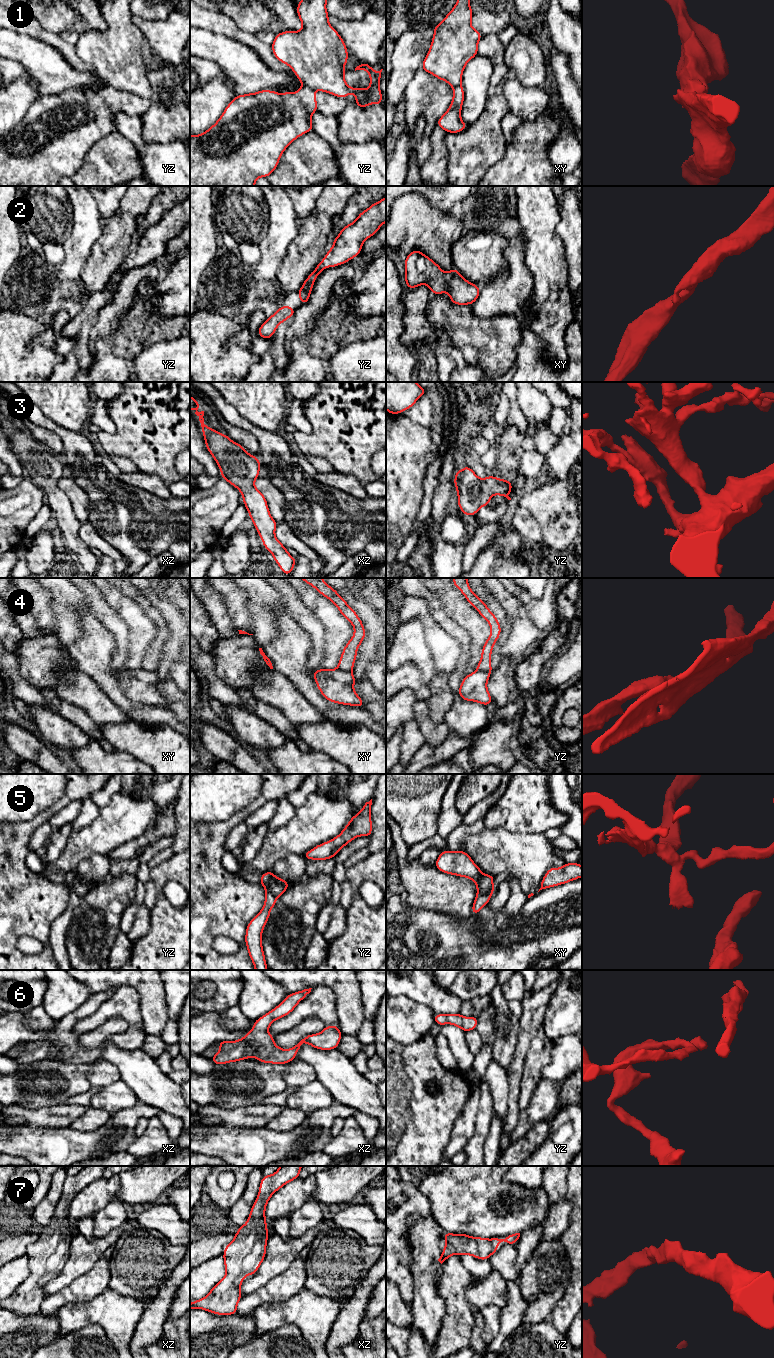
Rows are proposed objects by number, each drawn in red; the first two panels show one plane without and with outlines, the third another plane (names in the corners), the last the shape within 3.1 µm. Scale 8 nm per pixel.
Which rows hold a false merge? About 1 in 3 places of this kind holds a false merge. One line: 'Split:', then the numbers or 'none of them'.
Split: 1, 4, 5

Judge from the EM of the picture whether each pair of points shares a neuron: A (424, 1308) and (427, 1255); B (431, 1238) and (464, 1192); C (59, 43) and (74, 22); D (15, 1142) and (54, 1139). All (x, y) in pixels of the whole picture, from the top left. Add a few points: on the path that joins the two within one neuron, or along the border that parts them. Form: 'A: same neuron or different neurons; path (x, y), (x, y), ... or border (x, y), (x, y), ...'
A: same neuron; path (425, 1295), (425, 1268)
B: different neurons; border (431, 1216), (444, 1232)
C: different neurons; border (38, 21), (44, 28), (58, 34)
D: same neuron; path (25, 1142), (44, 1142)

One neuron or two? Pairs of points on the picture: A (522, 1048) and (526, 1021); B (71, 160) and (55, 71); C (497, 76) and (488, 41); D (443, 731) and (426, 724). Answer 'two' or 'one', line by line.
A: one
B: two
C: one
D: one

